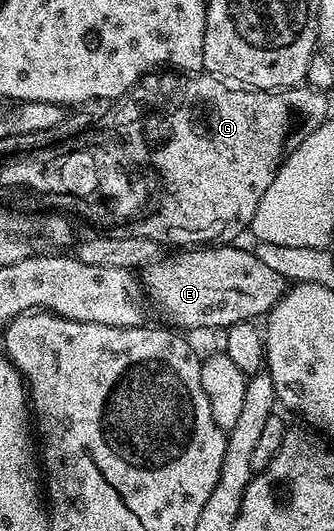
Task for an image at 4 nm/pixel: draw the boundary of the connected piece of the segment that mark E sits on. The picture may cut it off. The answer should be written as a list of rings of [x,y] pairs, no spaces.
[[[204,245],[194,249],[183,249],[178,253],[171,253],[175,255],[169,256],[168,259],[166,259],[166,257],[160,257],[156,259],[154,263],[148,265],[148,267],[142,268],[141,282],[143,285],[143,290],[149,296],[150,302],[154,304],[154,306],[156,303],[156,305],[159,306],[160,309],[163,310],[164,313],[176,323],[172,324],[179,329],[188,327],[188,329],[191,331],[199,331],[202,329],[202,327],[205,327],[205,329],[212,329],[215,327],[229,328],[233,325],[237,325],[238,323],[246,323],[248,321],[258,320],[260,317],[266,316],[268,313],[270,313],[275,308],[277,303],[281,301],[283,295],[287,292],[289,282],[288,279],[278,274],[276,270],[269,269],[264,262],[259,261],[255,256],[254,250],[247,248],[246,251],[246,249],[243,247],[235,246],[239,245]]]

